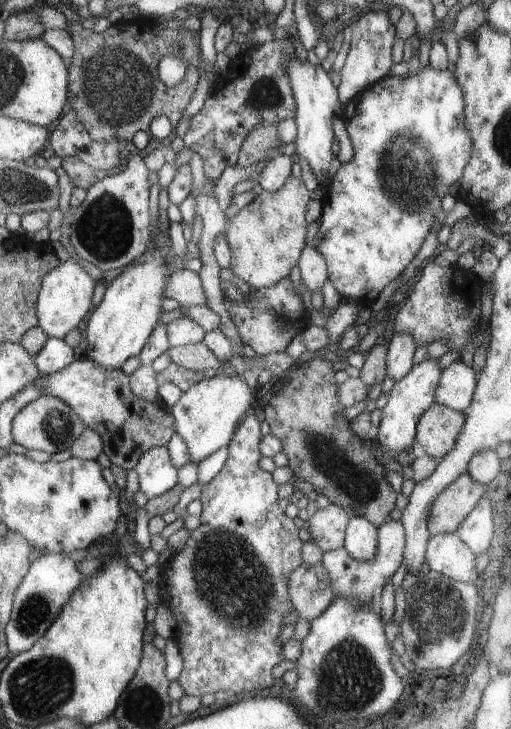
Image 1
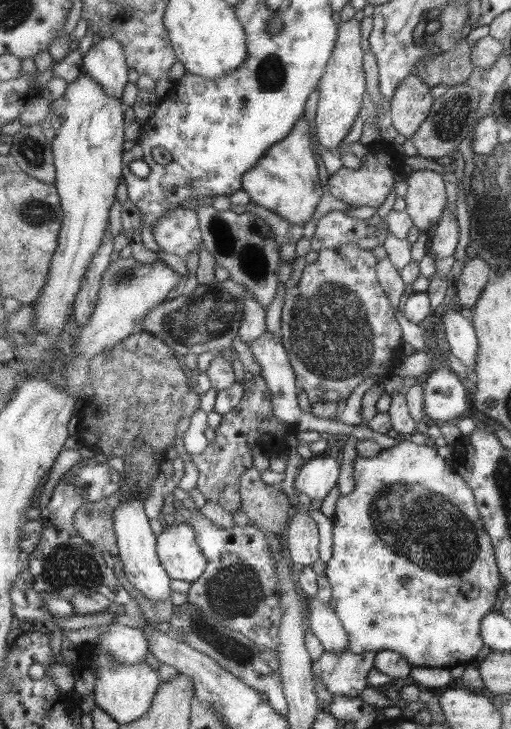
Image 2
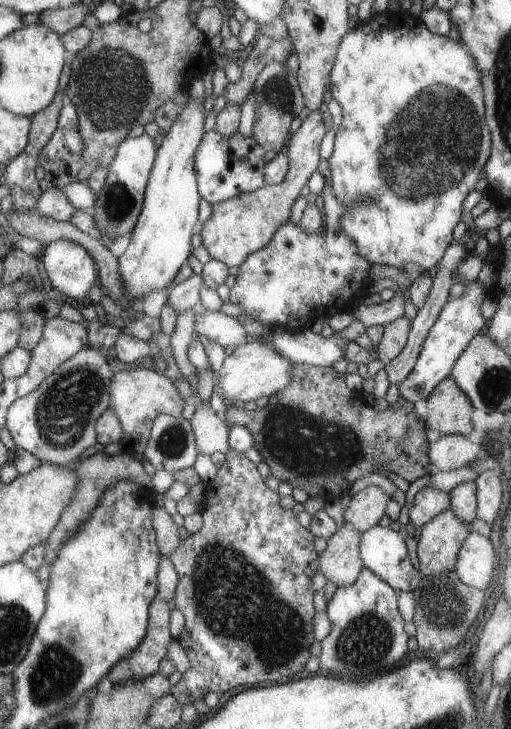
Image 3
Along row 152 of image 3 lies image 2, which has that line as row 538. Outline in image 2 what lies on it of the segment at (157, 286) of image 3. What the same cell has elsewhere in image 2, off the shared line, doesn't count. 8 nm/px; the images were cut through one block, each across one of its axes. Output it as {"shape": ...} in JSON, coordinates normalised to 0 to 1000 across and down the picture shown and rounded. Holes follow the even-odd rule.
{"shape":[[[372,717],[321,720],[309,735],[309,765],[333,793],[378,800],[401,785],[407,767],[391,757],[384,739]]]}

